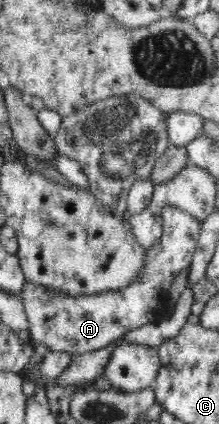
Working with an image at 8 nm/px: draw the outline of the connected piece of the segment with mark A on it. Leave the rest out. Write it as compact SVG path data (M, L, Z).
M176 205L166 206L161 214L162 236L160 242L147 248L145 275L125 289L81 297L66 297L24 283L22 299L28 329L32 341L45 343L53 351L83 354L108 347L128 331L147 324L157 324L169 306L169 289L175 275L189 267L200 234L197 218L187 214Z

